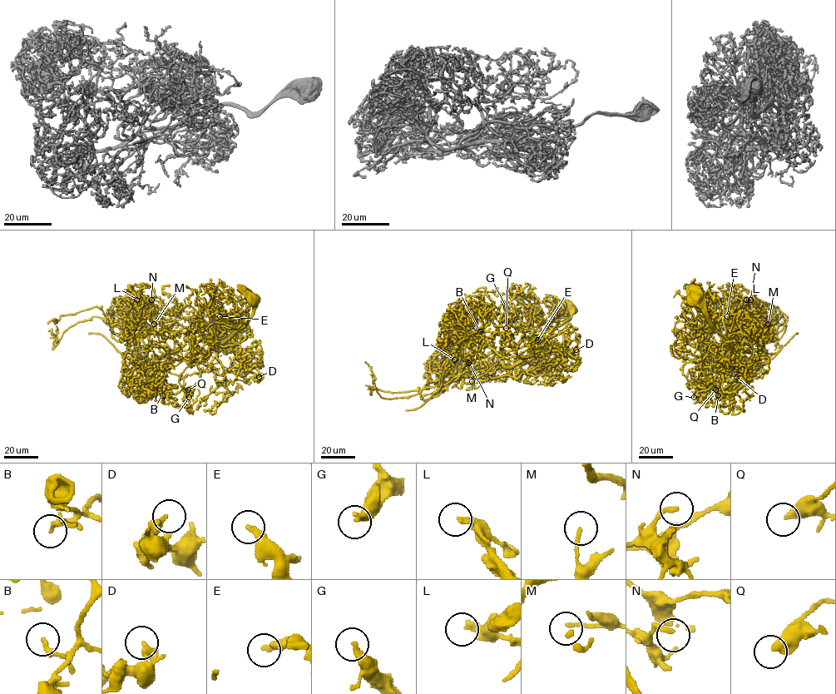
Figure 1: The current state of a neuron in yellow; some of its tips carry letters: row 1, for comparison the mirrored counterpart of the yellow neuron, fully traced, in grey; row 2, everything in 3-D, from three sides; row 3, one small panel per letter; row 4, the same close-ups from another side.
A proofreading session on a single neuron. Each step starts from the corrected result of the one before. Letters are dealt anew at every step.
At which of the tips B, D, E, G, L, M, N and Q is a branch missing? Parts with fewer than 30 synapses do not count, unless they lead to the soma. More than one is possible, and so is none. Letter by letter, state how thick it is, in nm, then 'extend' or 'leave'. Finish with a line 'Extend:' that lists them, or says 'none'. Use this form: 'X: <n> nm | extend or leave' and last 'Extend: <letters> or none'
B: 260 nm | leave
D: 400 nm | leave
E: 240 nm | leave
G: 300 nm | extend
L: 280 nm | extend
M: 150 nm | extend
N: 200 nm | leave
Q: 440 nm | extend
Extend: G, L, M, Q

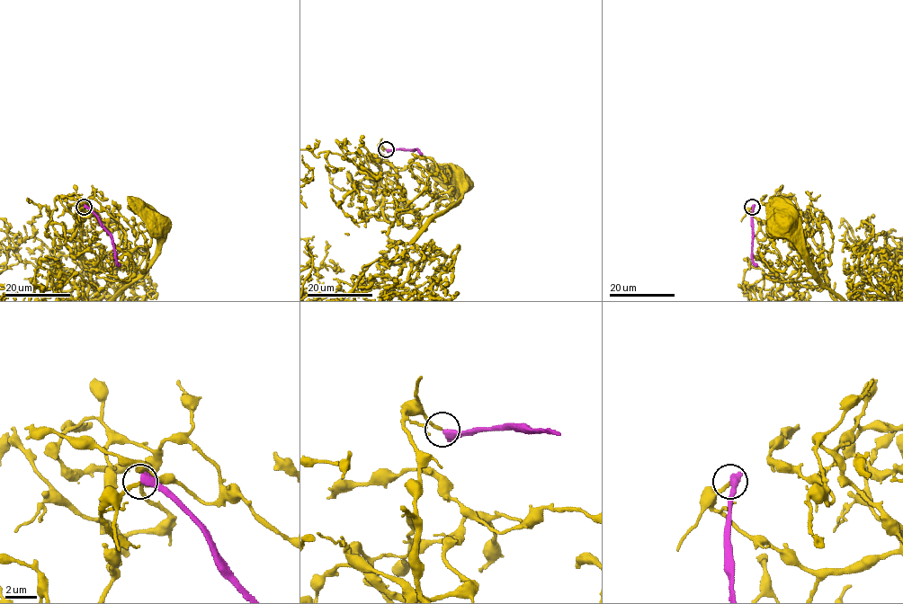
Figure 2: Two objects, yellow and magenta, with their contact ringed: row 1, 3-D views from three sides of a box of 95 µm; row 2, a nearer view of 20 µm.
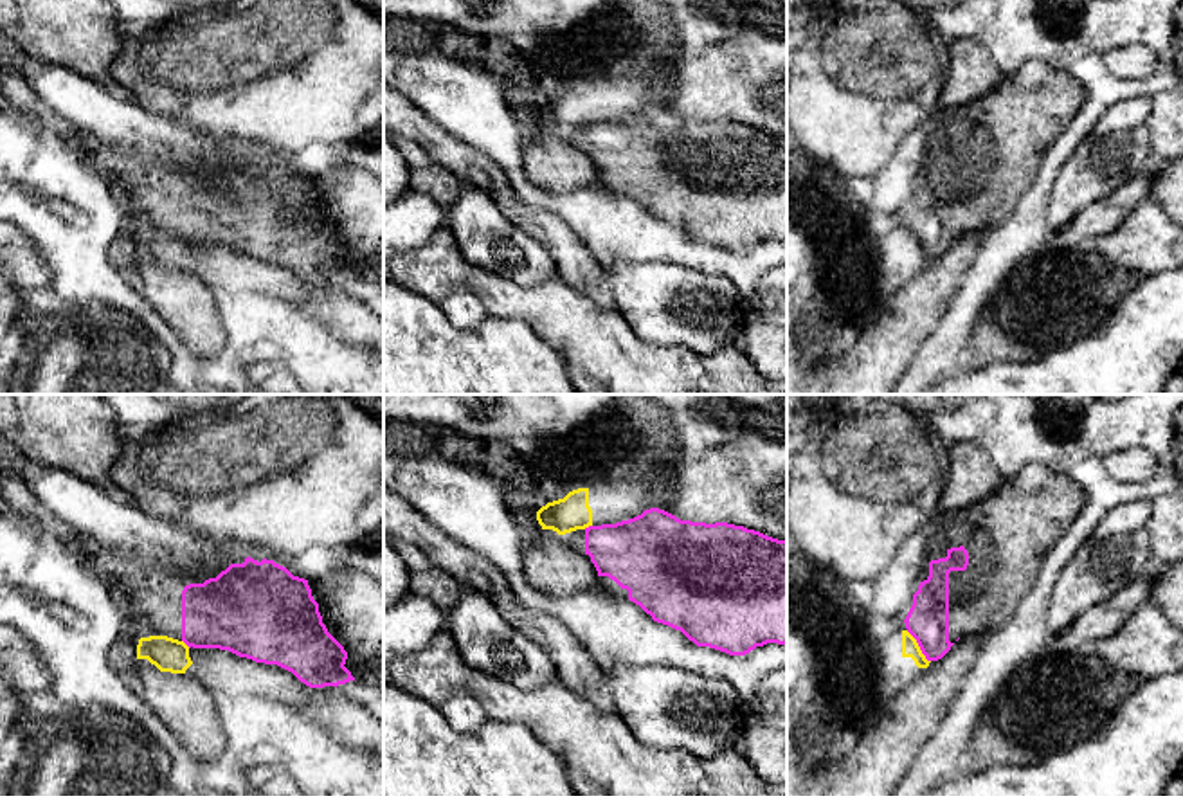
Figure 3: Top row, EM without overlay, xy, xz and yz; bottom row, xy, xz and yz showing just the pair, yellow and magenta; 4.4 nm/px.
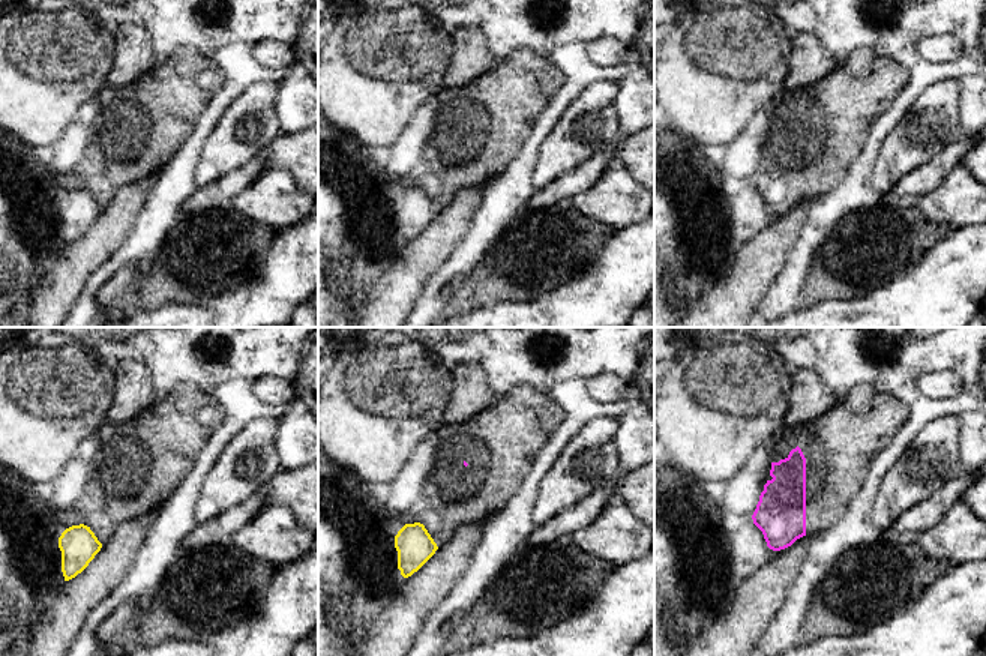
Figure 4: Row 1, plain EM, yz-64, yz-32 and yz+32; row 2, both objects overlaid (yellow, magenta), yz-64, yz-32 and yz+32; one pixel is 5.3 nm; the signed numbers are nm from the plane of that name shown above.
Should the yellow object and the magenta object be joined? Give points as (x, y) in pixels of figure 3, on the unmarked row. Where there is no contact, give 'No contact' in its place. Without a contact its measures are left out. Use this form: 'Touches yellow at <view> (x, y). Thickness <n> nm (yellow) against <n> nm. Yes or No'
Touches yellow at yz (919, 244). Thickness 80 nm (yellow) against 190 nm. No

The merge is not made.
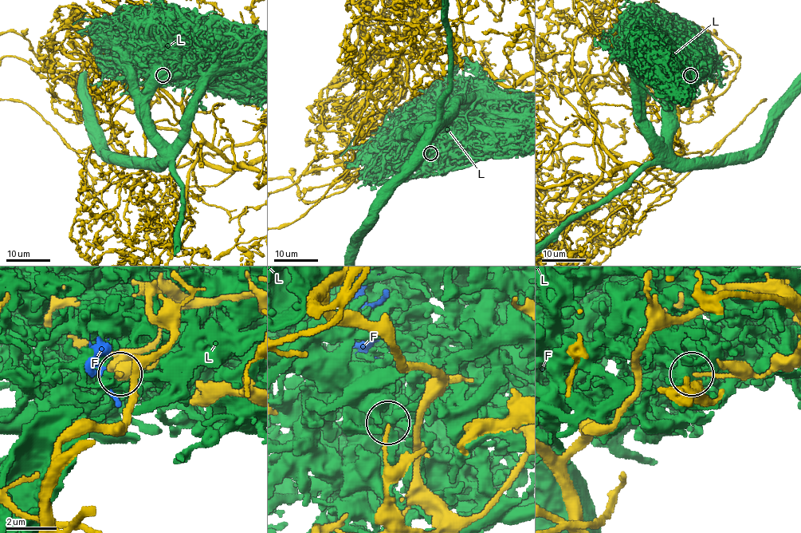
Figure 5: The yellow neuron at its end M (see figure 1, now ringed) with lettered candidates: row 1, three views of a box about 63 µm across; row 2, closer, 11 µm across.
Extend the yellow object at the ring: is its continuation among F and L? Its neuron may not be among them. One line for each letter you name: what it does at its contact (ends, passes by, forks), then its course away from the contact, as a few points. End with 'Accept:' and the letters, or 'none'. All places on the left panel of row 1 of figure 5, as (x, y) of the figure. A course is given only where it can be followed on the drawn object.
F: it ends
Accept: F

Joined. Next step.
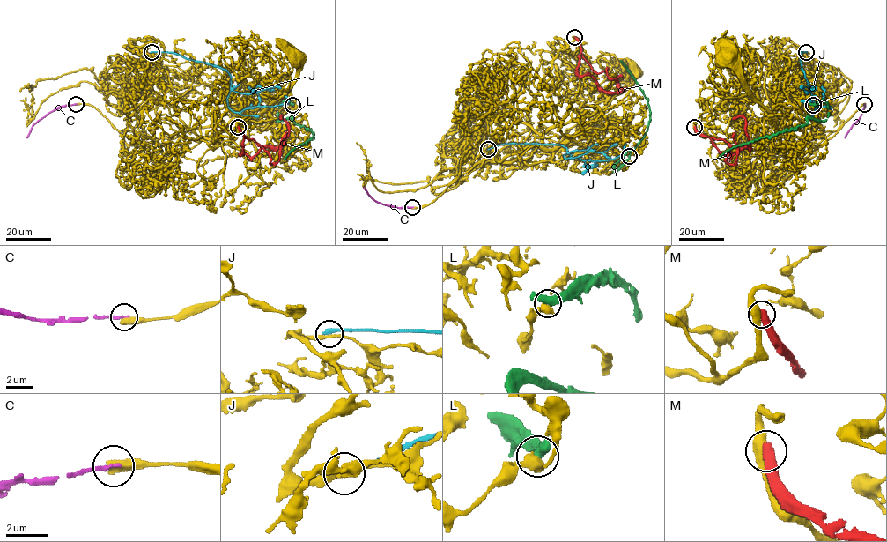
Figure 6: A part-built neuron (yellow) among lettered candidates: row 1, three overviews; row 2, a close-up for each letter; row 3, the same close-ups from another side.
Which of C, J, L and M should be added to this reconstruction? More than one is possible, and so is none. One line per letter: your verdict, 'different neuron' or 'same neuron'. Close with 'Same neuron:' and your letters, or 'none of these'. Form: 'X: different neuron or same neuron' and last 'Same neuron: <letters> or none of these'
C: different neuron
J: different neuron
L: different neuron
M: different neuron
Same neuron: none of these

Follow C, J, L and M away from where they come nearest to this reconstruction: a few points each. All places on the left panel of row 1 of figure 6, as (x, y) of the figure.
C: (76, 104), (60, 107), (48, 113), (33, 125), (26, 137)
J: (151, 52), (175, 52), (187, 58), (222, 68), (231, 77), (227, 105), (235, 111), (284, 105), (289, 101)
L: (292, 105), (284, 101), (277, 112), (277, 119), (290, 118), (310, 129), (314, 138), (299, 144), (284, 159)
M: (238, 127), (244, 135), (240, 154), (252, 157), (262, 146), (277, 147), (284, 139), (288, 124), (282, 119)

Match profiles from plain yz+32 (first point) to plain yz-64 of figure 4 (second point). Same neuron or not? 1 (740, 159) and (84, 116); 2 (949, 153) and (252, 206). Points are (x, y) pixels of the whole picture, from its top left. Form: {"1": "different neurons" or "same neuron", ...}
{"1": "same neuron", "2": "different neurons"}

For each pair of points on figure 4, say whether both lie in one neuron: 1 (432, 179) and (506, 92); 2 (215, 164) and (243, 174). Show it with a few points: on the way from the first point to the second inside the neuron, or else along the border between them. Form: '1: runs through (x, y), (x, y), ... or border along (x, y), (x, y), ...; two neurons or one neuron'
1: runs through (461, 170), (480, 161), (492, 120); one neuron
2: border along (260, 152), (237, 168), (203, 186); two neurons

